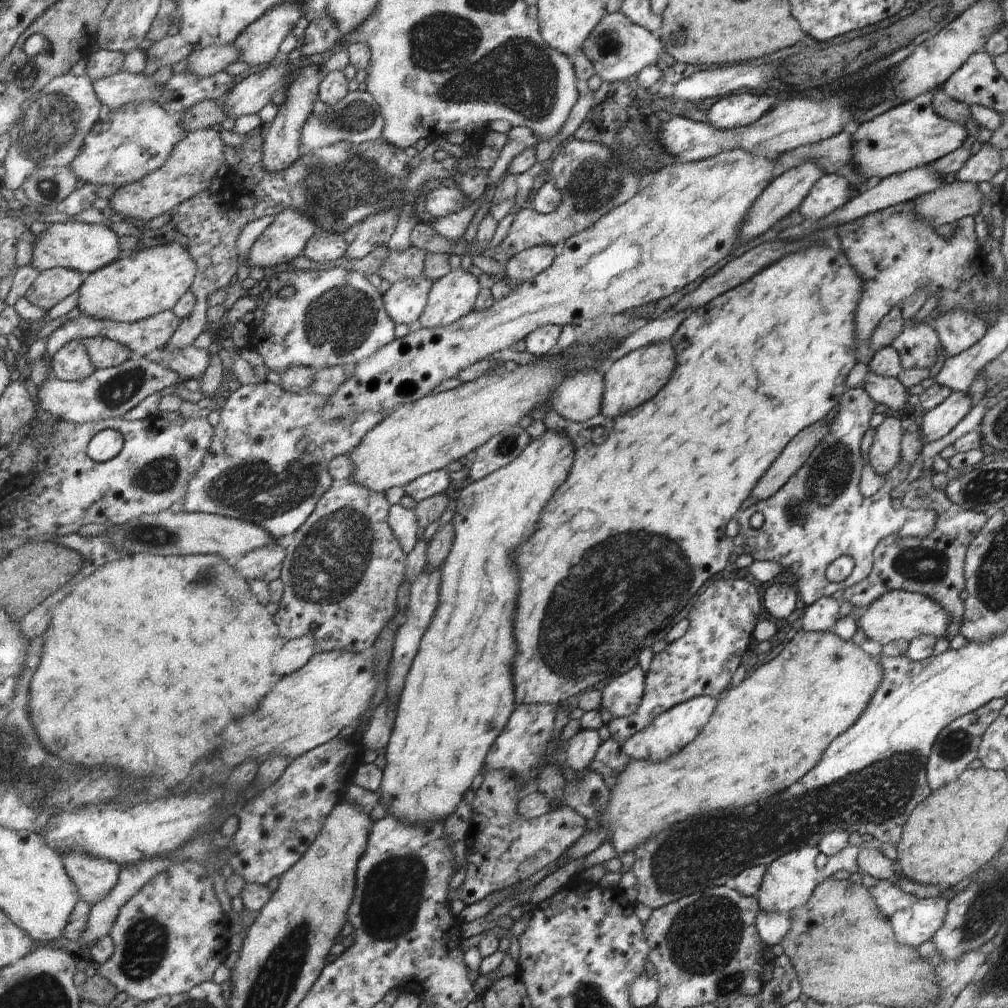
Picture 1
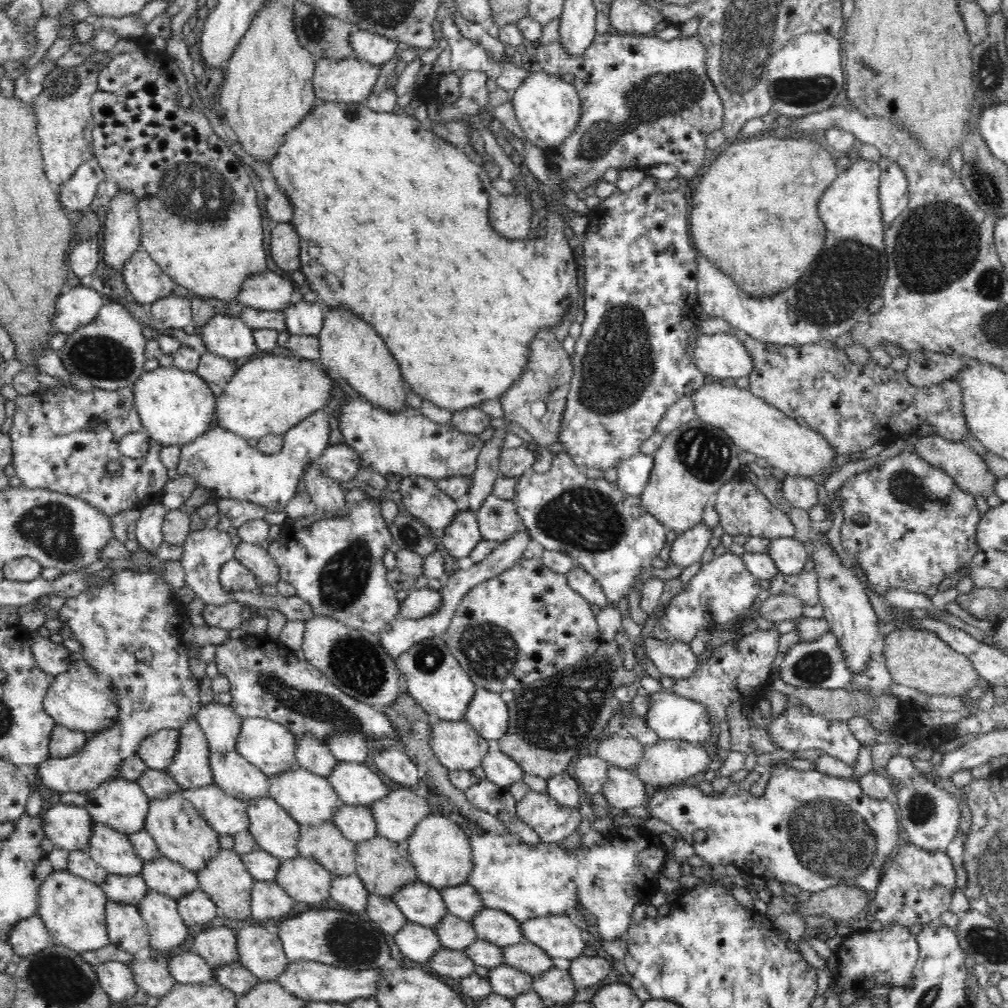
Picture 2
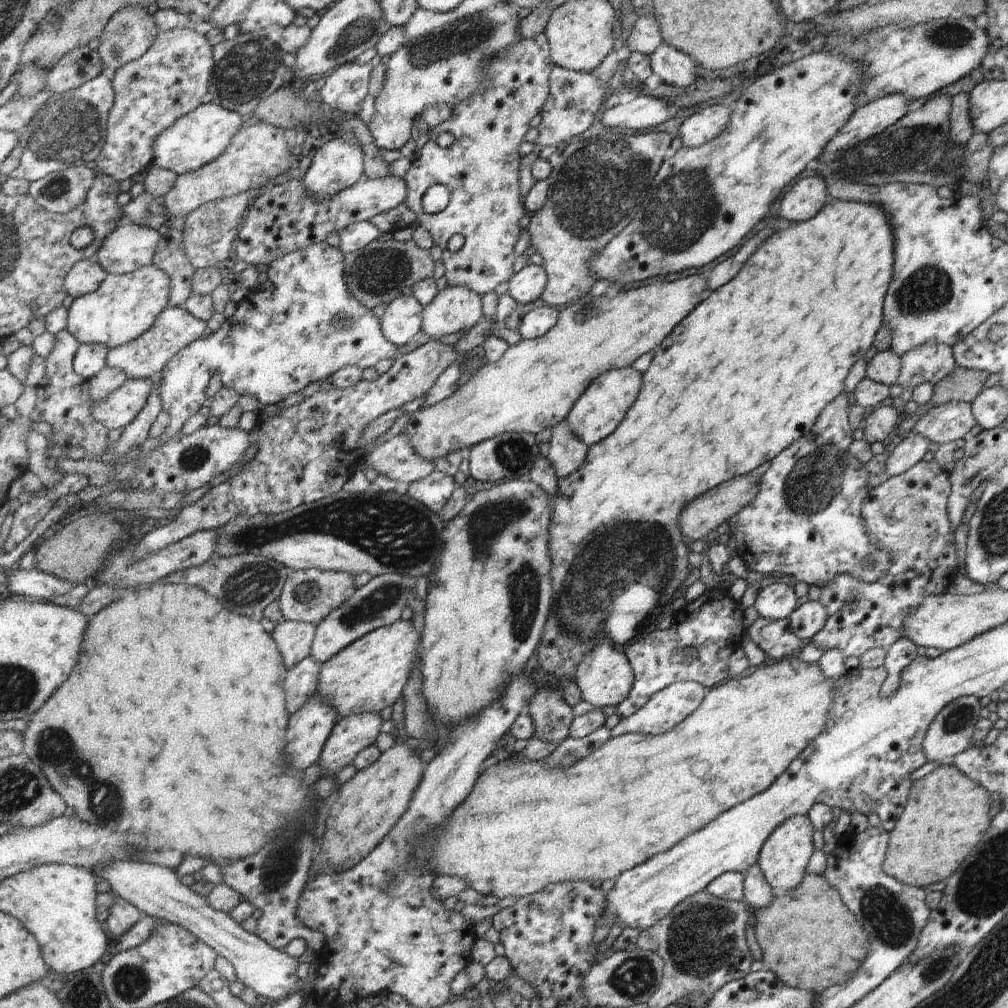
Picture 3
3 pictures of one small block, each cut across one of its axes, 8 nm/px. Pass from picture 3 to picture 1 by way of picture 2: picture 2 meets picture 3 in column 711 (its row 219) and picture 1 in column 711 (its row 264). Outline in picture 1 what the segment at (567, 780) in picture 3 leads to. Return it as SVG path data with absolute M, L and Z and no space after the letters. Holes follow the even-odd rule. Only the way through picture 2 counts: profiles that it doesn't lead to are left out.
M798 630L774 658L759 666L735 688L727 688L727 694L717 700L710 720L691 746L661 764L645 759L629 763L613 789L609 810L599 823L590 824L590 828L597 825L609 827L612 830L609 842L621 855L639 848L642 842L661 830L691 818L695 812L745 806L785 790L807 774L807 770L819 762L827 744L859 718L881 679L882 672L876 658L851 640L841 640L831 631Z

